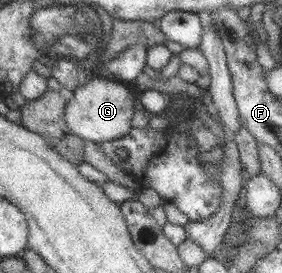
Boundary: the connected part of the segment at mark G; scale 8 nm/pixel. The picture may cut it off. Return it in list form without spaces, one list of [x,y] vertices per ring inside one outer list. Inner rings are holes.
[[[91,77],[85,85],[76,87],[66,100],[64,123],[70,133],[81,139],[101,143],[119,139],[131,128],[135,97],[123,82]]]

